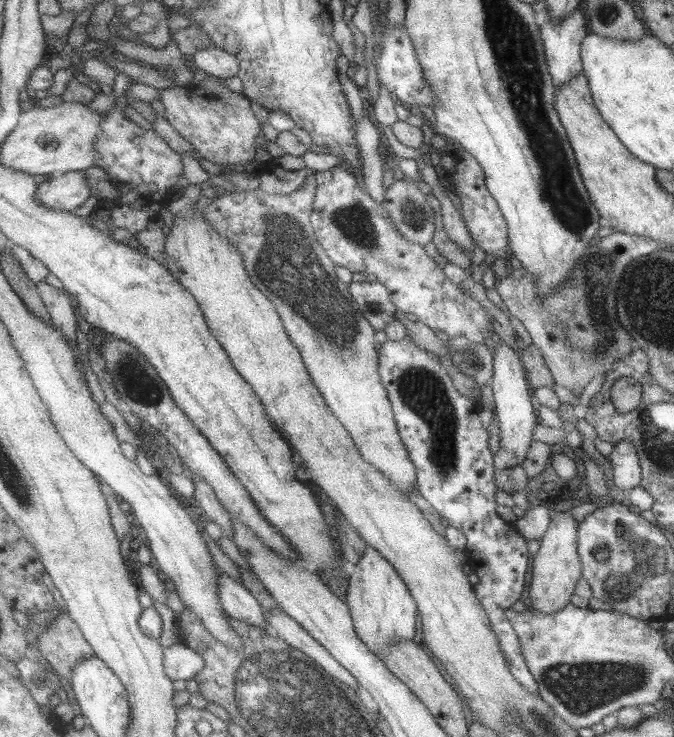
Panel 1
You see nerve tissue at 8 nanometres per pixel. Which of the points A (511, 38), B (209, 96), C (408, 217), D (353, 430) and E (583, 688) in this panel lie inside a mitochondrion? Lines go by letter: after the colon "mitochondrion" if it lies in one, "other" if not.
A: mitochondrion
B: other
C: mitochondrion
D: other
E: mitochondrion

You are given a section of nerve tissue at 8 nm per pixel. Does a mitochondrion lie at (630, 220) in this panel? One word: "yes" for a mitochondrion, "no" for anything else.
no

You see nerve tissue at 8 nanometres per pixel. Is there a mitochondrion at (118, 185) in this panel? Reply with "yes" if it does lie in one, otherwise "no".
no

